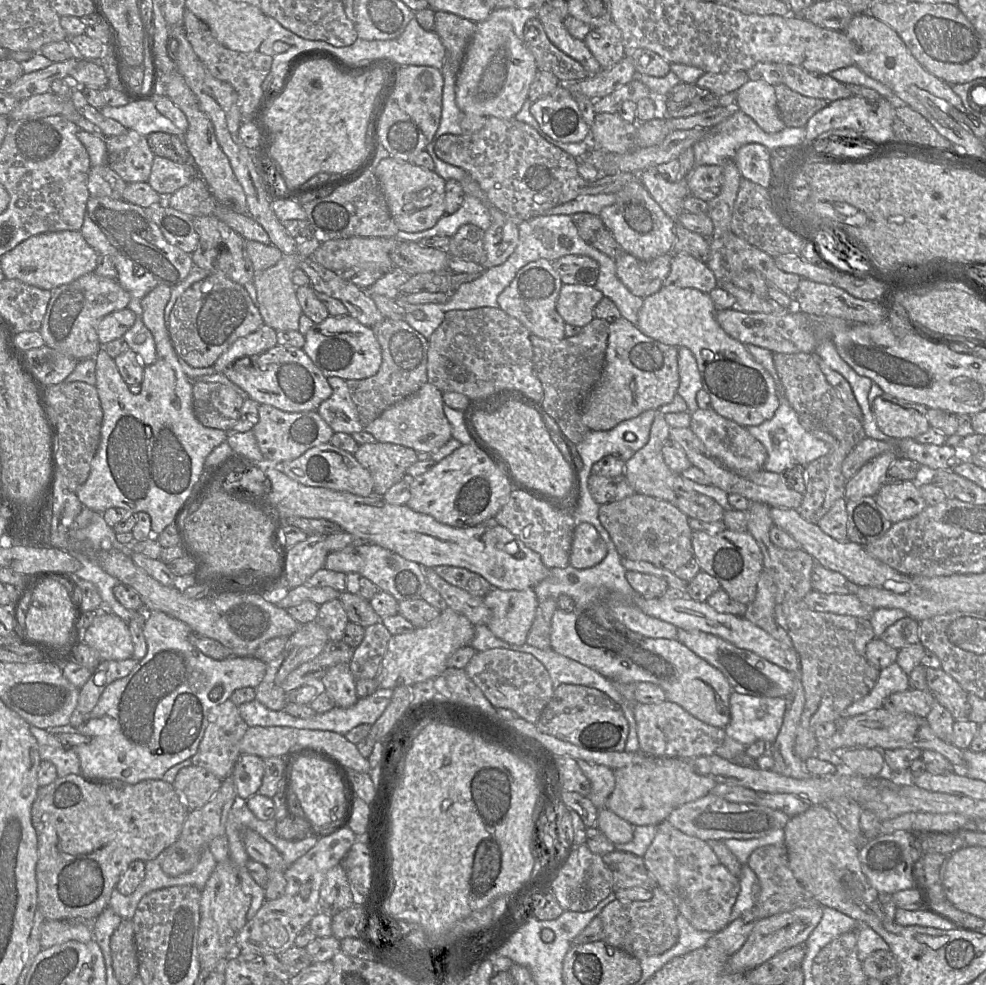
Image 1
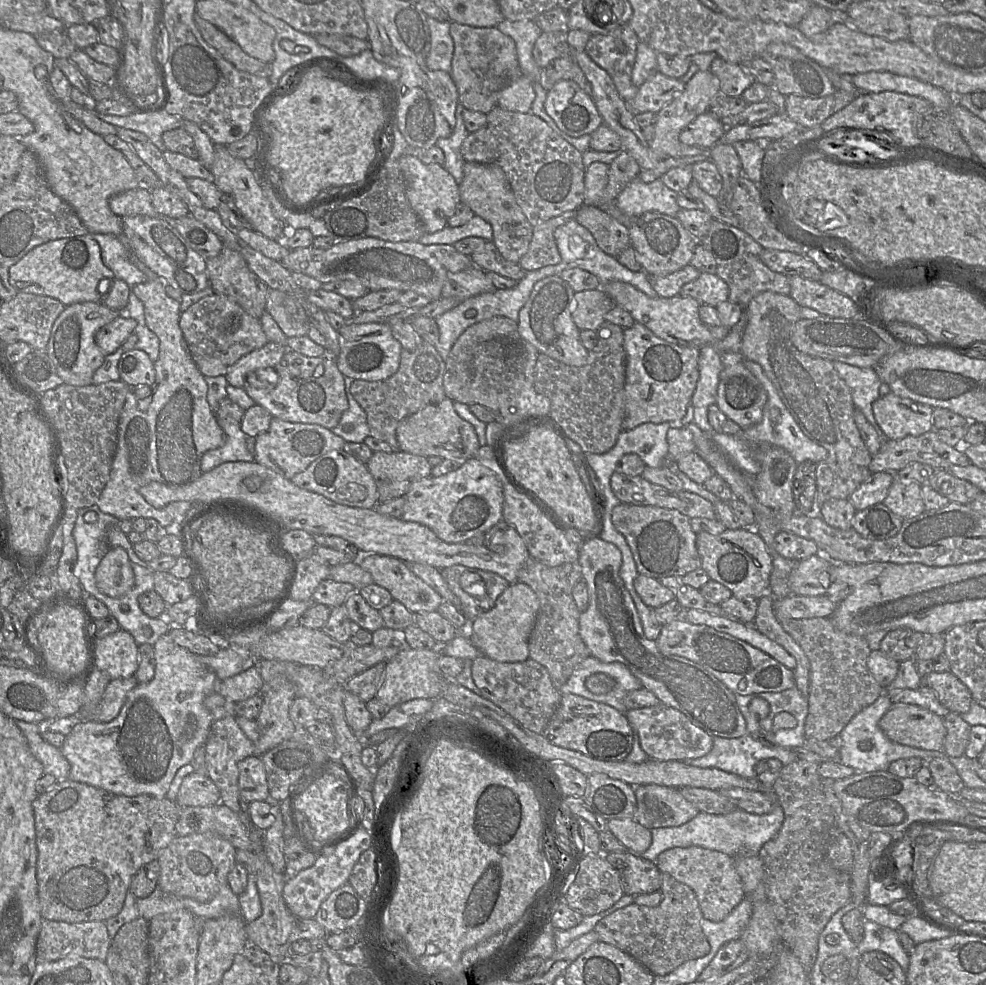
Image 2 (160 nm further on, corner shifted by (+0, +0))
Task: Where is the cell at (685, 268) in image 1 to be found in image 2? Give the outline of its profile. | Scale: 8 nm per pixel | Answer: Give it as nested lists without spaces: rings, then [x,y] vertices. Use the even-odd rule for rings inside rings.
[[[701,273],[696,280],[685,284],[679,295],[692,297],[700,304],[716,307],[728,300],[729,287],[716,274]]]

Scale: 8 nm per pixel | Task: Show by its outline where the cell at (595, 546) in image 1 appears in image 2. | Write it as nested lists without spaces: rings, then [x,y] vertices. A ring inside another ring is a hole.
[[[594,538],[581,544],[577,561],[581,567],[582,580],[585,581],[589,606],[579,618],[579,634],[590,651],[591,656],[601,662],[619,662],[640,680],[642,687],[653,692],[660,703],[682,712],[694,725],[712,737],[739,738],[747,733],[747,725],[737,702],[736,695],[702,665],[676,655],[663,654],[656,641],[648,640],[643,632],[641,619],[634,601],[626,589],[619,572],[622,564],[620,550],[612,543]]]

